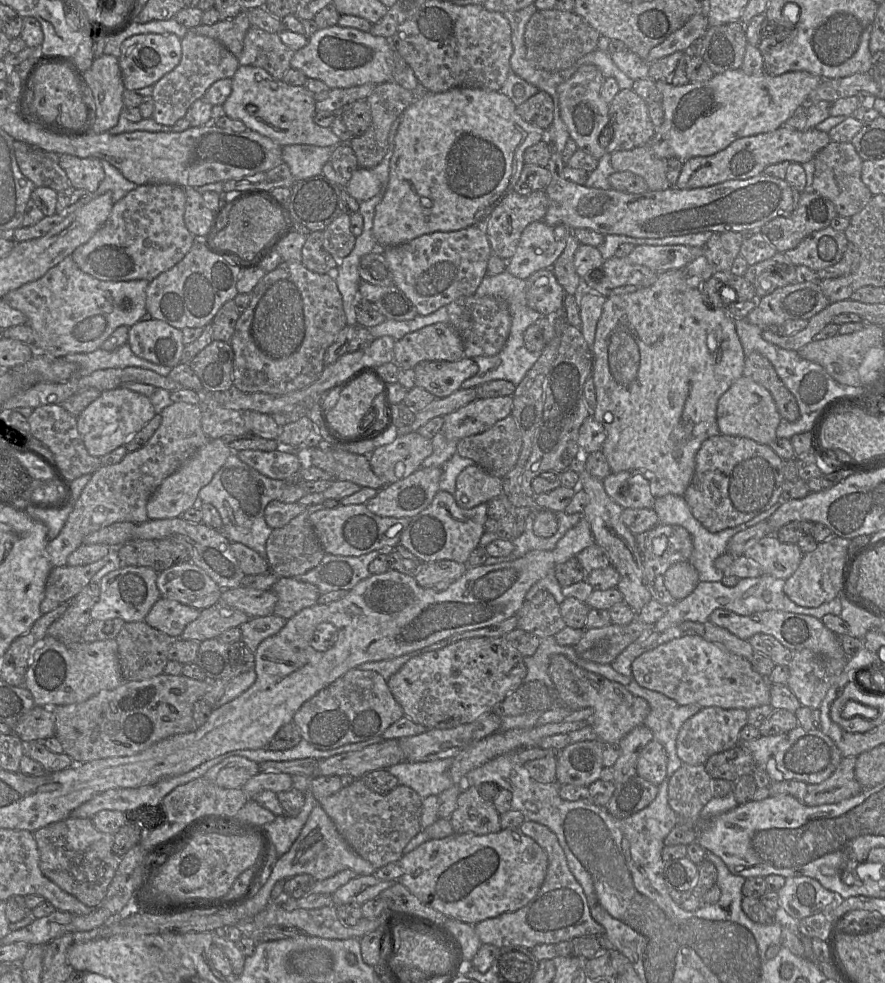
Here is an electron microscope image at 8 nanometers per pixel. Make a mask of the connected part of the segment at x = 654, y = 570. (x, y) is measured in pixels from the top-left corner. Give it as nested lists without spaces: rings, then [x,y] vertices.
[[[658,523],[651,529],[635,535],[635,541],[641,557],[644,585],[649,590],[652,600],[668,607],[677,603],[677,600],[664,586],[664,574],[667,569],[682,561],[689,561],[693,552],[693,541],[690,533],[679,525]]]

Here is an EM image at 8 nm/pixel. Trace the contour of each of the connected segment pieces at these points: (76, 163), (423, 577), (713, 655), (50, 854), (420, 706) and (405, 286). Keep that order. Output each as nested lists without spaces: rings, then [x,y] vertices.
[[[59,155],[59,165],[65,171],[72,189],[84,189],[94,193],[105,178],[101,160]]]
[[[452,560],[423,562],[413,577],[423,588],[443,590],[458,580],[467,569],[467,564]]]
[[[685,635],[660,644],[638,656],[631,668],[632,679],[641,687],[659,692],[680,705],[749,710],[770,703],[772,684],[767,677],[755,671],[749,660],[699,635]]]
[[[68,817],[33,832],[44,876],[83,904],[100,906],[117,870],[119,859],[112,851],[114,837],[100,832],[91,819]]]
[[[475,637],[412,657],[387,681],[404,715],[426,729],[449,729],[475,721],[523,684],[527,668],[521,653],[504,637]]]
[[[472,225],[458,231],[424,234],[407,243],[383,248],[382,253],[392,270],[394,285],[409,298],[419,315],[426,316],[459,297],[474,295],[487,275],[492,249],[484,227],[481,229],[478,225]]]

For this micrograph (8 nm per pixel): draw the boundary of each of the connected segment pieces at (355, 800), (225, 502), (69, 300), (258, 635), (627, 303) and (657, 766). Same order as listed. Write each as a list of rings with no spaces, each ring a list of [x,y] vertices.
[[[354,779],[319,804],[350,848],[379,869],[398,862],[407,843],[422,830],[422,802],[423,798],[408,786],[398,784],[390,792],[379,794],[369,789],[362,779]]]
[[[232,452],[211,481],[199,491],[199,502],[213,505],[222,520],[221,533],[230,543],[241,543],[256,551],[267,561],[266,541],[272,528],[266,523],[264,511],[267,504],[278,498],[287,481],[268,478],[241,461]]]
[[[71,256],[49,269],[41,278],[26,283],[8,292],[3,300],[27,317],[27,324],[33,330],[36,352],[52,357],[86,353],[99,349],[103,342],[119,327],[132,326],[140,321],[146,311],[147,280],[103,281],[79,269]]]
[[[275,614],[251,618],[239,628],[243,642],[255,654],[259,644],[266,638],[277,634],[286,624],[286,619]]]
[[[684,269],[668,270],[668,271],[659,273],[656,282],[649,287],[641,288],[630,293],[616,294],[616,295],[607,297],[605,303],[603,304],[603,311],[602,311],[601,317],[597,323],[595,341],[592,346],[592,352],[593,352],[593,369],[592,369],[591,378],[593,379],[595,383],[597,403],[596,403],[595,408],[591,412],[591,416],[594,419],[596,419],[598,422],[600,422],[606,431],[606,439],[603,443],[601,450],[607,459],[611,472],[617,473],[621,471],[632,471],[632,472],[642,472],[644,474],[654,474],[655,475],[655,498],[658,498],[667,494],[675,494],[675,495],[683,496],[694,476],[695,458],[696,458],[696,454],[699,448],[701,447],[701,444],[709,437],[720,434],[720,430],[717,424],[717,416],[716,416],[717,403],[719,401],[719,398],[729,389],[729,387],[732,385],[733,382],[735,382],[738,378],[740,378],[743,375],[744,364],[745,364],[745,353],[743,350],[743,346],[740,342],[740,339],[738,337],[738,334],[736,332],[734,320],[728,315],[728,313],[724,309],[710,307],[704,300],[701,288],[688,287],[688,285],[686,284],[686,280],[684,278]]]
[[[653,739],[640,752],[636,773],[641,778],[659,786],[666,777],[667,762],[664,747]]]

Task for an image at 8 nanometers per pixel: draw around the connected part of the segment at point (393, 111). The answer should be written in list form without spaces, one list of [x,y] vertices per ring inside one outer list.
[[[394,81],[385,82],[375,86],[366,98],[371,109],[371,124],[367,131],[358,137],[352,137],[348,144],[360,168],[373,169],[384,158],[388,148],[388,134],[392,123],[414,102],[413,91],[407,90]]]

